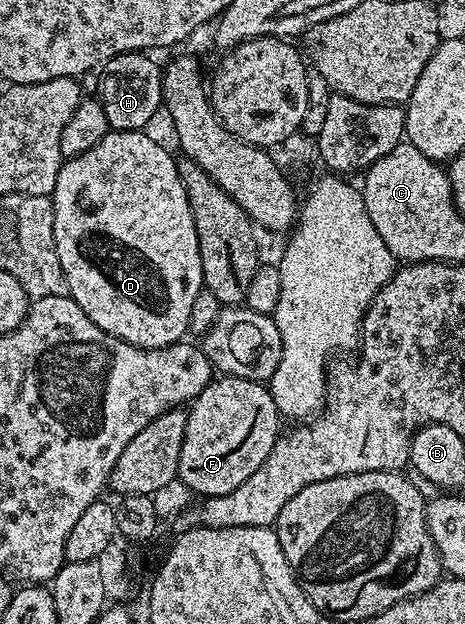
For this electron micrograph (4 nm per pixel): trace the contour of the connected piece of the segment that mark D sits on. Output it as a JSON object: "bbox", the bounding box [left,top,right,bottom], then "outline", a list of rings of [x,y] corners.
{"bbox":[50,129,205,350],"outline":[[[109,129],[108,134],[102,136],[102,140],[98,140],[98,144],[94,144],[94,148],[61,161],[58,180],[50,195],[54,208],[54,244],[58,252],[58,260],[62,264],[62,272],[66,272],[68,297],[76,301],[78,308],[82,308],[82,312],[86,312],[86,316],[90,316],[90,320],[94,320],[94,324],[98,324],[98,328],[102,328],[102,332],[147,350],[166,348],[170,344],[181,341],[189,333],[190,308],[194,308],[194,299],[198,296],[198,292],[205,289],[202,257],[199,256],[198,233],[195,231],[190,200],[187,198],[182,180],[179,179],[176,165],[177,159],[172,158],[171,152],[166,147],[159,146],[148,135],[148,132]]]}

